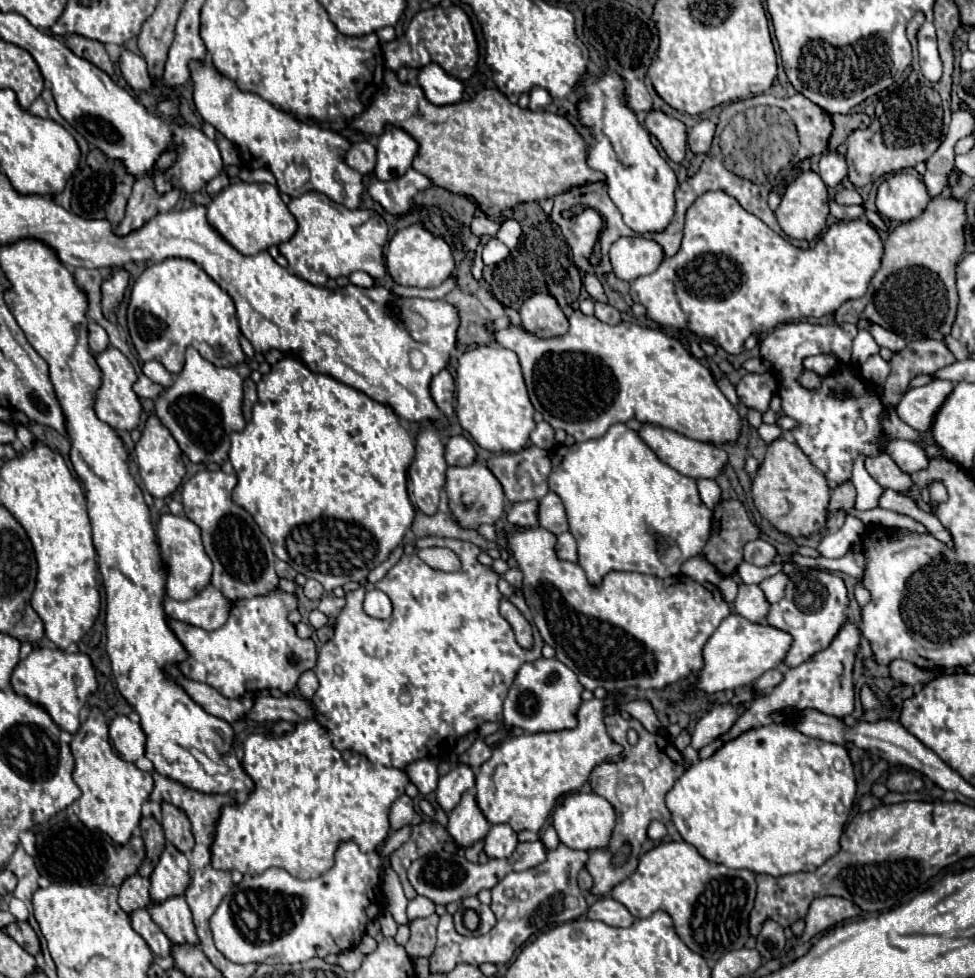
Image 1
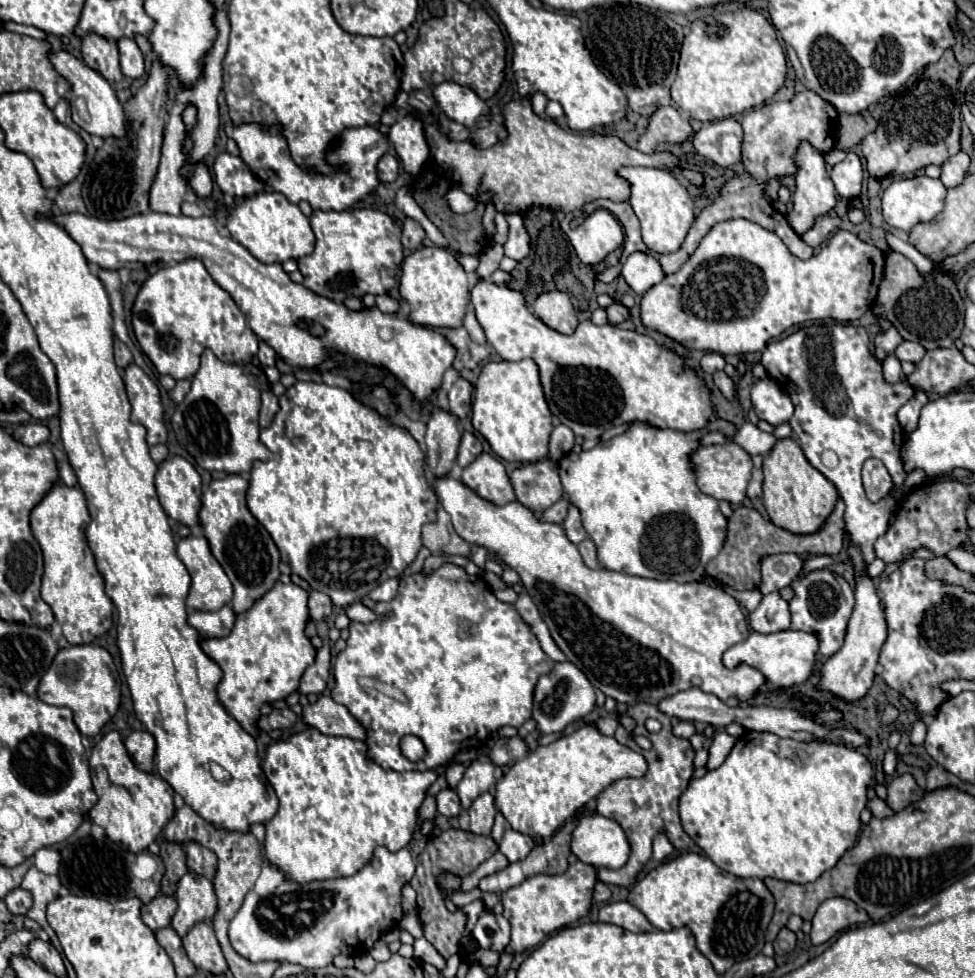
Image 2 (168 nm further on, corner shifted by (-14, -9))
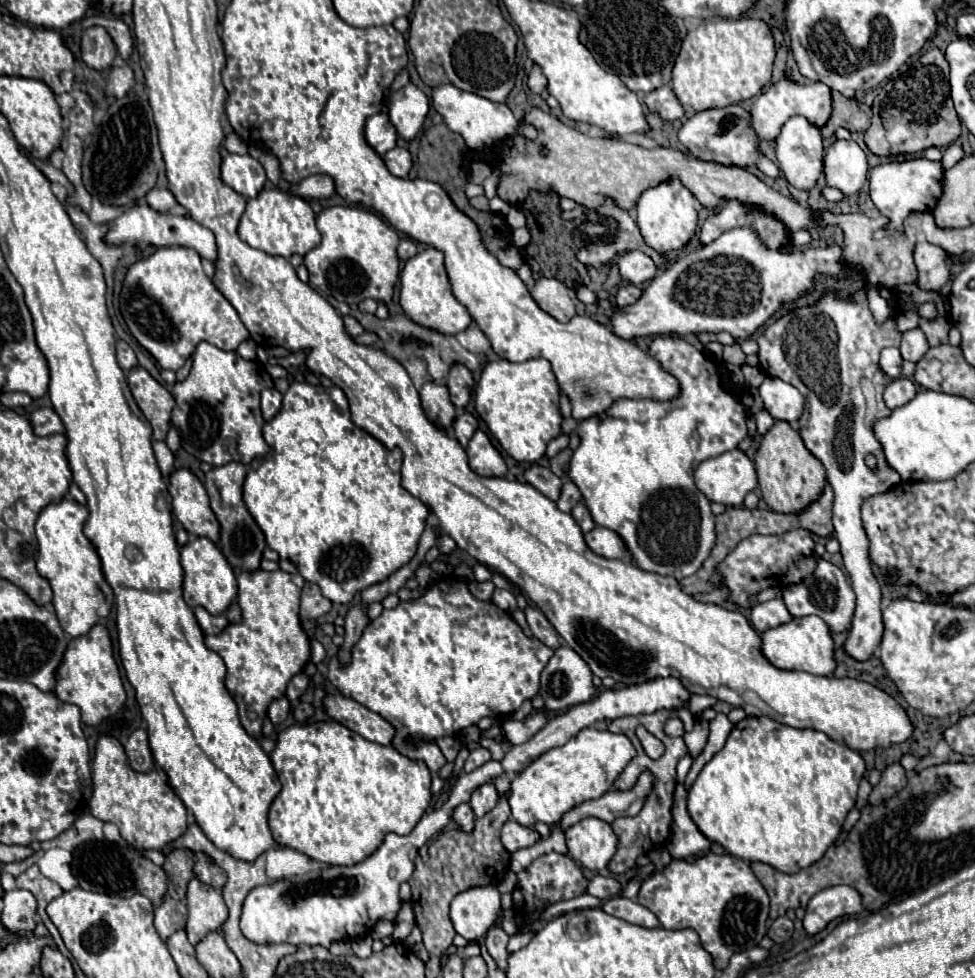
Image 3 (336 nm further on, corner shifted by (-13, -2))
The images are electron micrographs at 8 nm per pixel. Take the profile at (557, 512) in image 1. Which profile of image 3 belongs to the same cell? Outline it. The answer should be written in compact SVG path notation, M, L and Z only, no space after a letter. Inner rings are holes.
M579 502L579 504L571 510L571 516L575 518L575 522L579 524L579 528L581 528L581 532L583 532L583 534L587 534L589 530L593 530L595 522L591 520L591 514L589 514L589 510L585 508L585 504L583 504L583 502Z

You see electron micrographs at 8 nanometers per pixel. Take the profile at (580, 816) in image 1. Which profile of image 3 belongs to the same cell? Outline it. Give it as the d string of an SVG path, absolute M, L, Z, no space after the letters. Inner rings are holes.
M585 818L565 832L569 856L589 870L605 868L617 852L619 836L611 824L599 818Z

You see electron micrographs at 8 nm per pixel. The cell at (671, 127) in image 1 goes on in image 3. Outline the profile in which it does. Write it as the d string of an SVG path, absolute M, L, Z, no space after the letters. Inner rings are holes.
M669 86L649 92L645 96L645 104L651 112L657 112L661 116L661 120L665 120L665 122L675 122L675 120L683 118L683 106L679 104L675 92Z

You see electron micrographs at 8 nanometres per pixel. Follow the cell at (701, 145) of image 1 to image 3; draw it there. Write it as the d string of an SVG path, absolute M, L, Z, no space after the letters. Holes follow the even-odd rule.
M731 104L727 108L705 110L705 112L695 114L693 118L685 120L679 130L679 140L699 160L719 162L725 166L757 166L767 176L771 176L775 180L781 178L779 168L757 150L755 132L751 128L751 116L737 104Z

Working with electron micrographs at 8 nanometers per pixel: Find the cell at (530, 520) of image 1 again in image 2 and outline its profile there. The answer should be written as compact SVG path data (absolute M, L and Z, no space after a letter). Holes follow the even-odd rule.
M562 497L556 505L552 505L550 509L546 509L544 513L542 513L542 521L550 521L550 523L562 523L564 519L566 519L566 513L568 513L568 499L566 497Z

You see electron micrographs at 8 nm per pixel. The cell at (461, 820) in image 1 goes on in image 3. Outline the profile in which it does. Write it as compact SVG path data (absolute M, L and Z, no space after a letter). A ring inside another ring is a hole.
M483 784L483 786L479 786L479 788L473 792L469 804L471 804L475 816L481 818L481 816L485 816L489 810L495 808L497 800L499 800L499 796L497 796L495 786L493 786L493 784Z

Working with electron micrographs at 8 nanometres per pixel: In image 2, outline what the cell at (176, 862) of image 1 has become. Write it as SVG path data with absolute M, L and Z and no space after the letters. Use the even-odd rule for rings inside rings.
M192 871L180 879L176 901L178 911L172 919L172 927L180 937L184 937L196 923L212 919L216 913L216 893L212 881Z

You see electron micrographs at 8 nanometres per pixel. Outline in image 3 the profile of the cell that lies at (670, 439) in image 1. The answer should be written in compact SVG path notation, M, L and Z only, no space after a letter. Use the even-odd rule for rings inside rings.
M739 448L705 460L695 470L697 488L711 500L725 506L743 506L749 490L757 490L753 462Z

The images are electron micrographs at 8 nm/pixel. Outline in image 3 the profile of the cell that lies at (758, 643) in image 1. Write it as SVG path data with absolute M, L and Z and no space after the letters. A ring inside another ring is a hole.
M819 616L793 618L787 624L761 632L761 652L773 666L781 670L801 670L815 676L831 676L835 670L831 632Z

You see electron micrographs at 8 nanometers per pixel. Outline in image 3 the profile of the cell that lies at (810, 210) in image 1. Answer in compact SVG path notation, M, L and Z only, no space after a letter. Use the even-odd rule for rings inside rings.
M793 116L781 130L781 134L775 140L775 152L777 152L777 162L789 184L801 190L811 190L817 186L817 180L823 174L823 138L819 128L815 128L807 118L803 116Z

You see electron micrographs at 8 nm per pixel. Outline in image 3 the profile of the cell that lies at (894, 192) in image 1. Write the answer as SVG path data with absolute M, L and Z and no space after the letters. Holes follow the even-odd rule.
M925 158L887 162L871 170L869 196L873 204L879 208L879 212L887 216L895 228L899 228L911 212L931 212L935 208L943 190L941 182L943 182L943 168L939 162L931 162Z

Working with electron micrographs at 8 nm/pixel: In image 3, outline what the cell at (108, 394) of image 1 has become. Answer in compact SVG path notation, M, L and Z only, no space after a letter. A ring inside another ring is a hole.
M135 366L129 370L127 384L131 388L131 394L139 410L149 420L155 440L165 440L175 398L155 378L151 378L151 374L141 366Z

